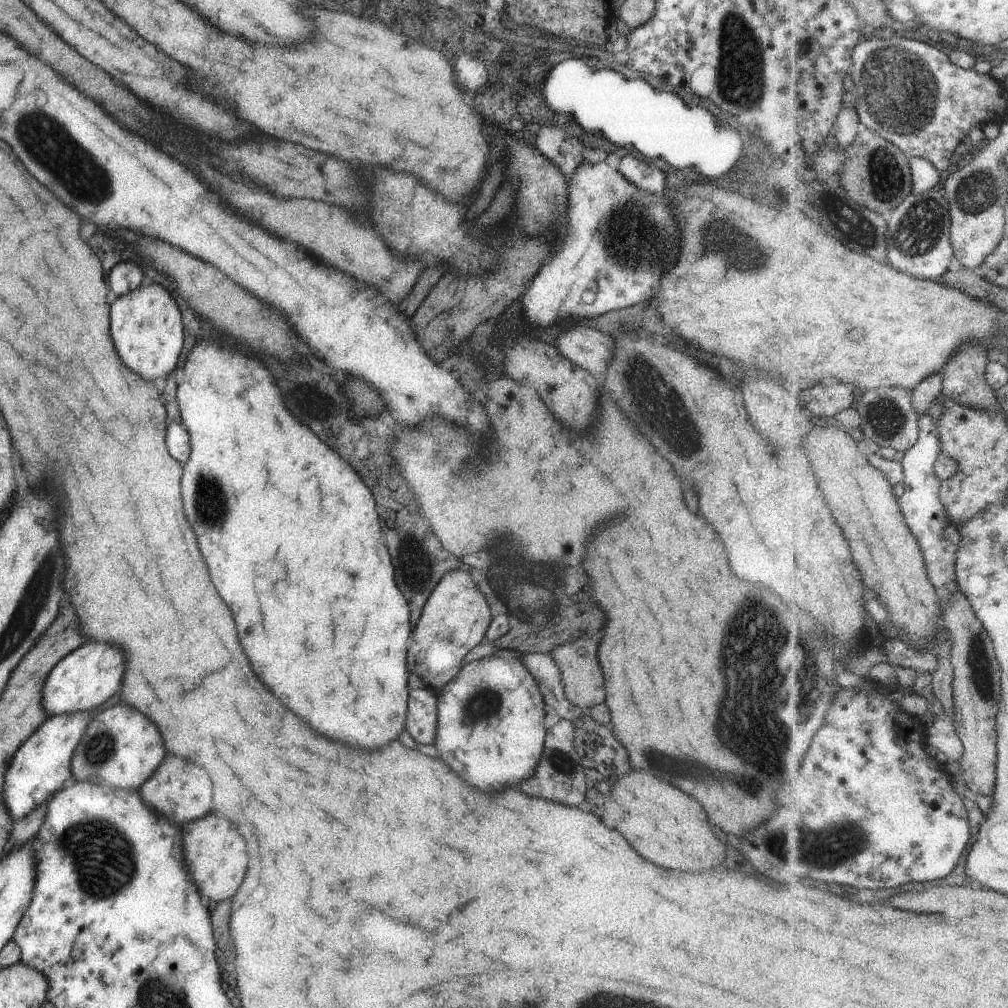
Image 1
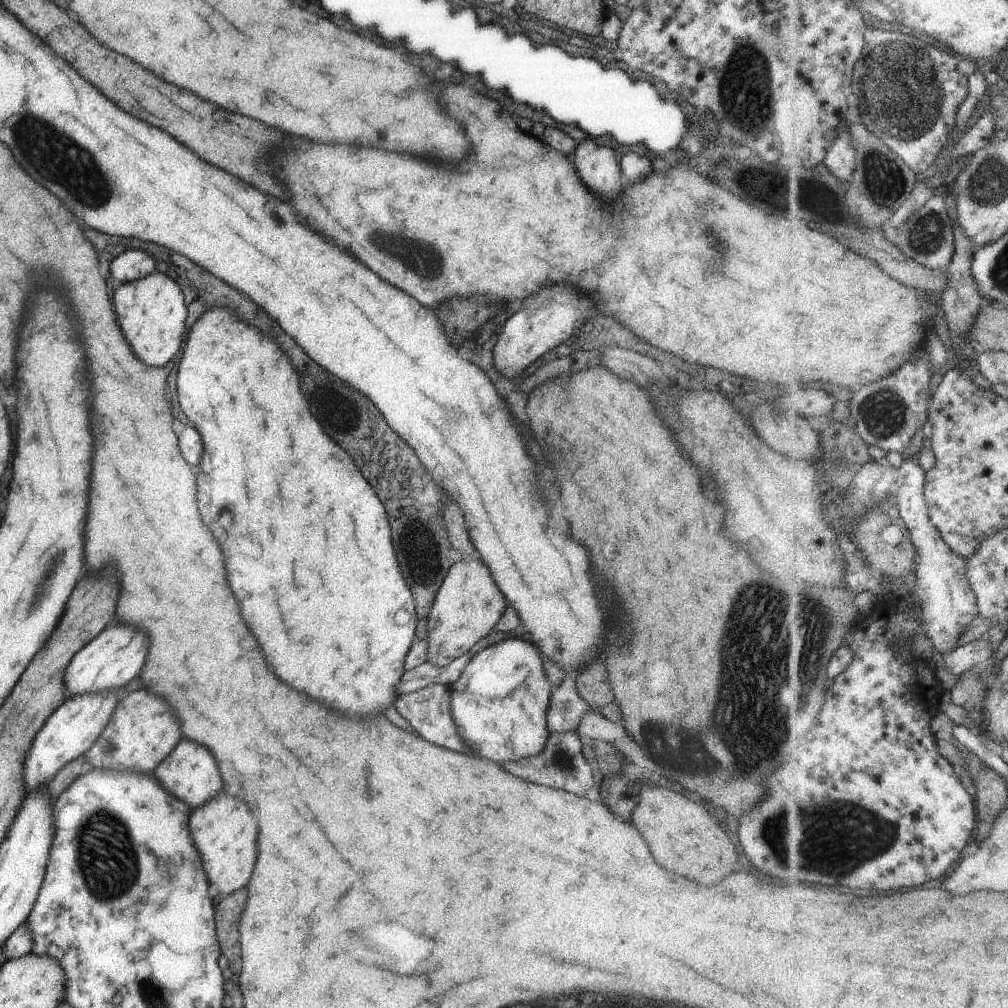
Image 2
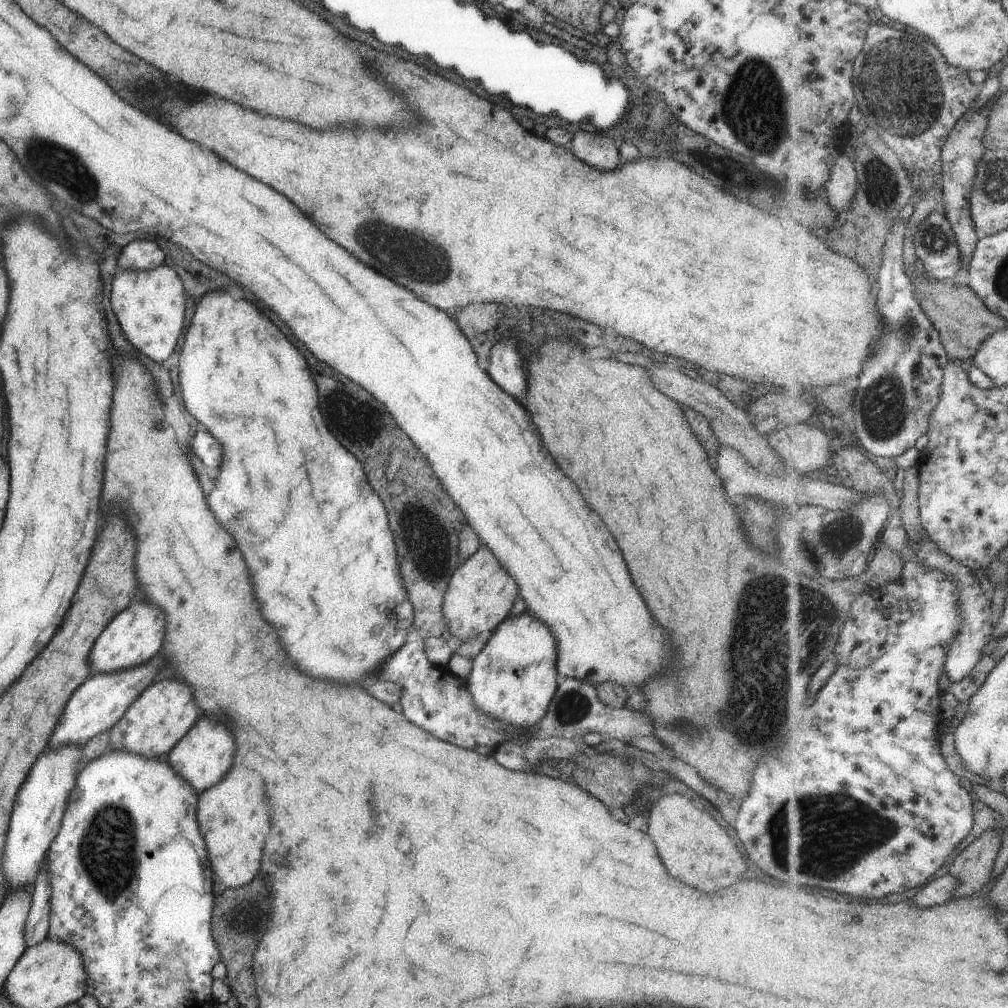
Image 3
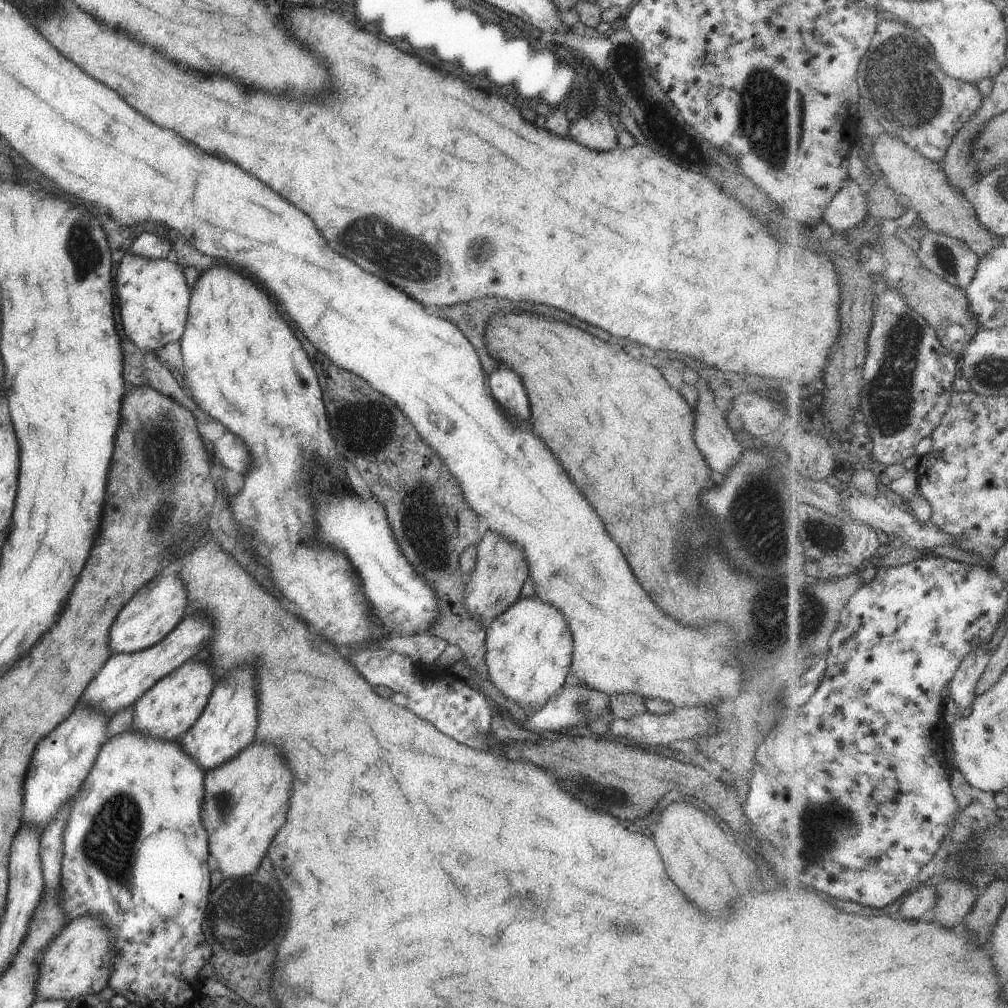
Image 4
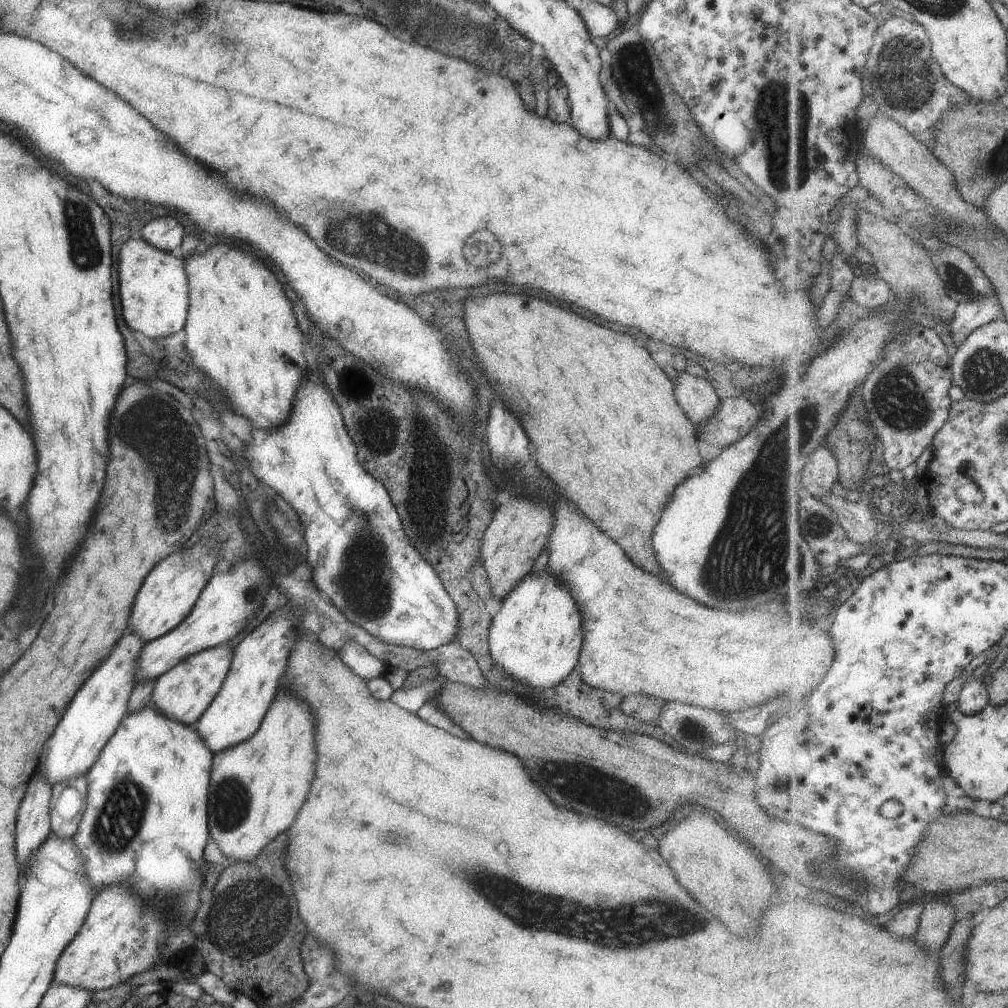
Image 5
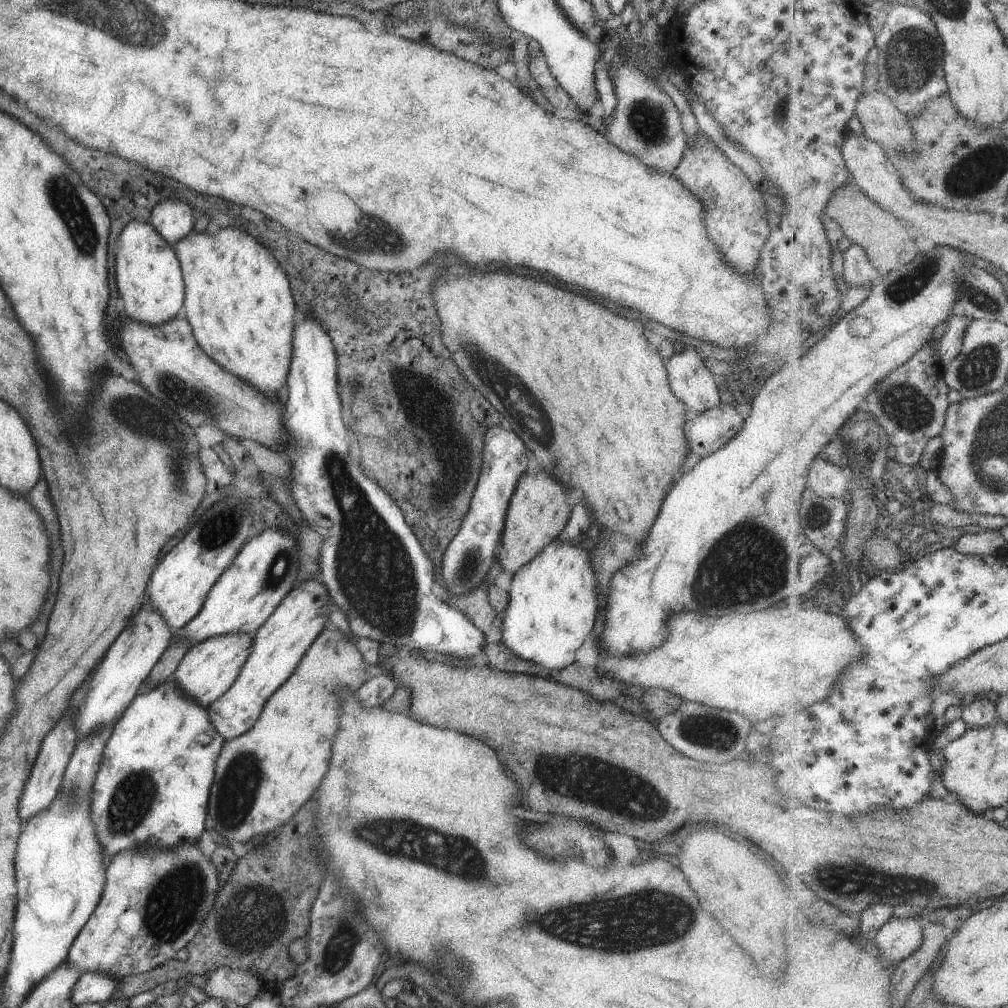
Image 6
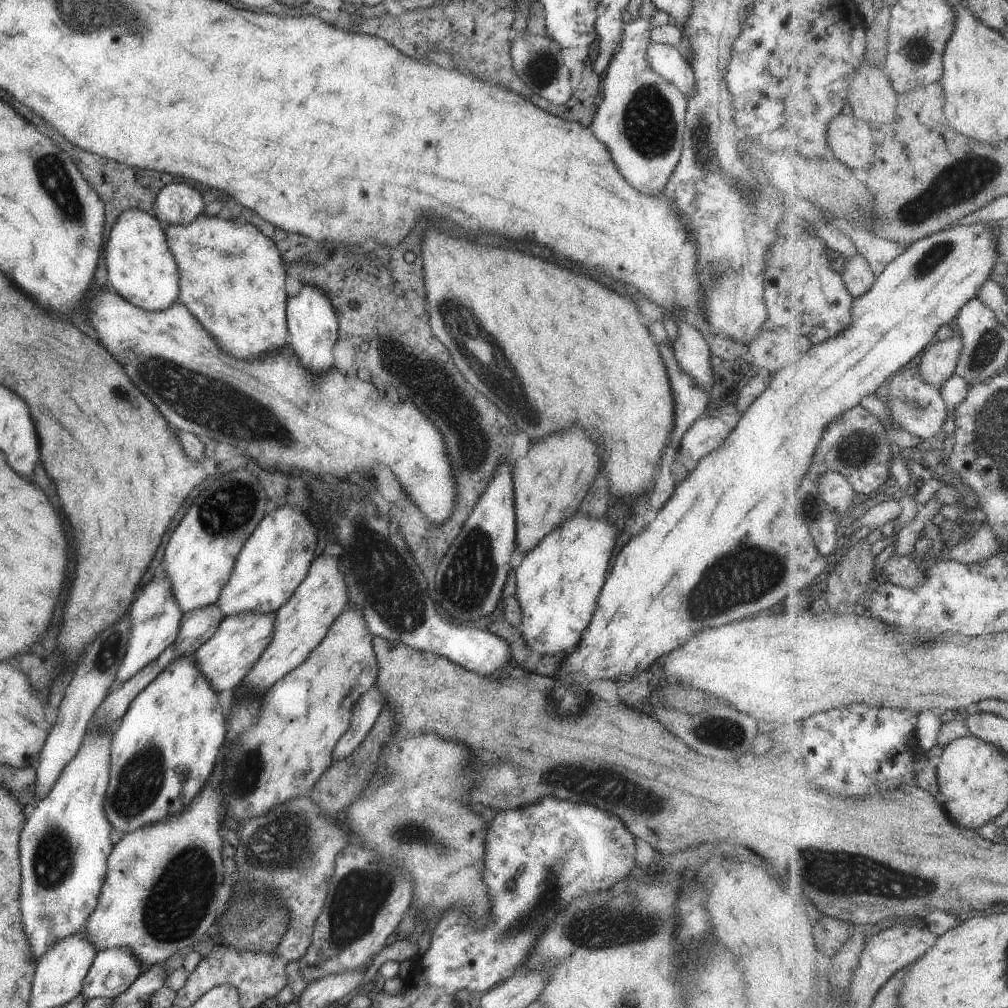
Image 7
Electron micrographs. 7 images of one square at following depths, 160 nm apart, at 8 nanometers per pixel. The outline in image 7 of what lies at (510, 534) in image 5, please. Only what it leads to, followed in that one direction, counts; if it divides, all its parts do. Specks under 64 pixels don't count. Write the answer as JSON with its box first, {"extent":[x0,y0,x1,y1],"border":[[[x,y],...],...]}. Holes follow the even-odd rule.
{"extent":[512,426,599,553],"border":[[[571,426],[565,432],[549,434],[527,449],[527,454],[515,459],[512,466],[514,513],[516,522],[516,549],[526,553],[563,519],[569,518],[579,508],[593,474],[599,468],[599,456],[589,434]]]}

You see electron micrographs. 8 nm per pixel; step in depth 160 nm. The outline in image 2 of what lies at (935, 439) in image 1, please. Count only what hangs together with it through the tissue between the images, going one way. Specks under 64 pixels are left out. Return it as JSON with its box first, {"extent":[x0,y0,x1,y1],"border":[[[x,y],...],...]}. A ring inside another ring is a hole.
{"extent":[896,448,980,655],"border":[[[924,448],[919,449],[911,458],[905,460],[897,472],[897,485],[896,485],[896,498],[898,502],[898,509],[901,516],[907,525],[910,532],[912,543],[915,545],[918,555],[914,566],[914,574],[916,575],[917,582],[913,589],[913,597],[918,600],[919,606],[923,608],[921,612],[924,614],[924,621],[926,622],[926,634],[932,641],[934,649],[941,655],[953,653],[955,649],[959,648],[958,643],[962,635],[966,632],[965,627],[969,626],[980,612],[978,609],[977,596],[970,585],[970,578],[966,569],[967,559],[955,554],[955,551],[943,540],[942,534],[939,529],[934,525],[931,520],[929,507],[925,496],[926,487],[926,472],[918,463],[920,452]]]}

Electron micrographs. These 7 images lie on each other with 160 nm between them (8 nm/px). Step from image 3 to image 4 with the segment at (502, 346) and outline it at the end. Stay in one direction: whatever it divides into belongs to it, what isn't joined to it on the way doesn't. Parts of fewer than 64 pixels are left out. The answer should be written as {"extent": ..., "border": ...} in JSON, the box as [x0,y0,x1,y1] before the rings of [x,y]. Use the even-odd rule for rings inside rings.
{"extent":[486,368,529,422],"border":[[[497,368],[486,376],[486,380],[491,396],[507,414],[511,414],[515,420],[521,420],[521,422],[529,420],[527,396],[523,392],[519,378],[513,372]]]}

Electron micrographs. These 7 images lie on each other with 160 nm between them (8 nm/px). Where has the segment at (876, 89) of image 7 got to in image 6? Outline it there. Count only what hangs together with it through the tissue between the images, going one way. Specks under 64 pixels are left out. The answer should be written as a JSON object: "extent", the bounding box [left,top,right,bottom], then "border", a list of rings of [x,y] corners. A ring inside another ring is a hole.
{"extent":[856,92,914,151],"border":[[[883,92],[863,93],[856,106],[856,114],[867,138],[877,140],[887,149],[912,151],[914,136],[908,116],[895,108]]]}

